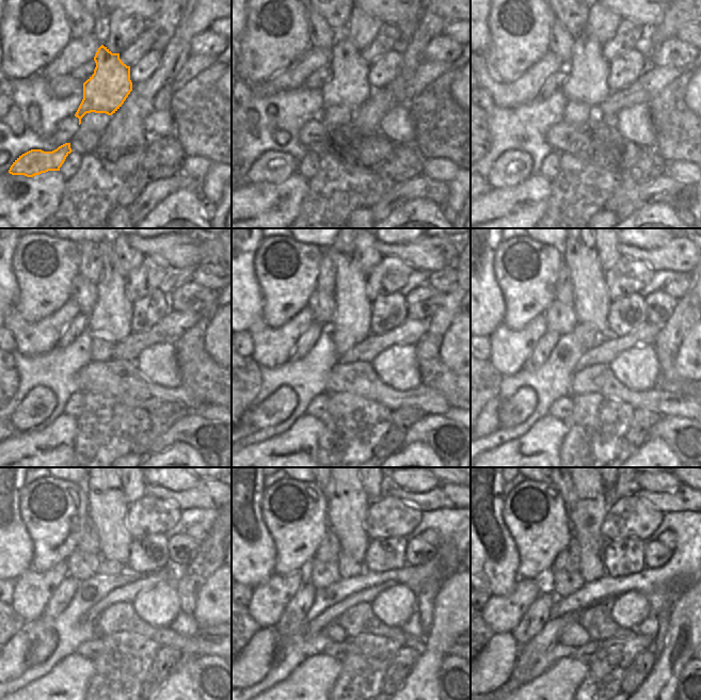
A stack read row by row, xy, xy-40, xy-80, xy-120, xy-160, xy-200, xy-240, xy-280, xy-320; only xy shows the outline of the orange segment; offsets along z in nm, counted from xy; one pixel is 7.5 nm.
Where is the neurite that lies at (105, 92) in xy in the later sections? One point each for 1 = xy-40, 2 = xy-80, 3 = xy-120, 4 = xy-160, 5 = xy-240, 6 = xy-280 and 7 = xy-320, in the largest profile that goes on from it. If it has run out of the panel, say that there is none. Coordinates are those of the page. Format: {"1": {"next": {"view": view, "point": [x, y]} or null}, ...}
{"1": {"next": {"view": "xy-40", "point": [349, 85]}}, "2": {"next": {"view": "xy-80", "point": [588, 70]}}, "3": {"next": {"view": "xy-120", "point": [112, 315]}}, "4": {"next": {"view": "xy-160", "point": [352, 314]}}, "5": {"next": {"view": "xy-240", "point": [107, 507]}}, "6": {"next": {"view": "xy-280", "point": [347, 506]}}, "7": {"next": {"view": "xy-320", "point": [586, 516]}}}

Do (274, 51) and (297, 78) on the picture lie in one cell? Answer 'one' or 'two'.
two

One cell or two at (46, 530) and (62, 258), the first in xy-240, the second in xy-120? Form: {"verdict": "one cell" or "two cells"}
{"verdict": "one cell"}

